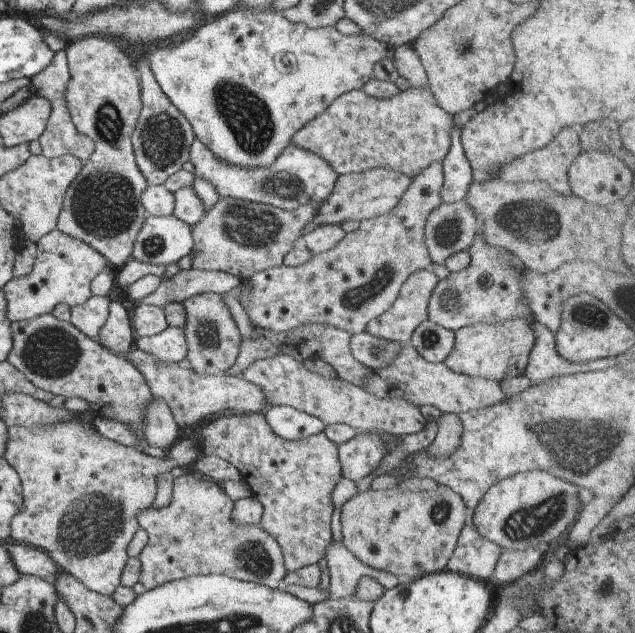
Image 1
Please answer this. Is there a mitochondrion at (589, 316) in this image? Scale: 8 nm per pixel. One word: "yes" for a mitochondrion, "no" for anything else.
yes

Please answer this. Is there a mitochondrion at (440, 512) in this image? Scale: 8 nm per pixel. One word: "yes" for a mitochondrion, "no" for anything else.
yes

